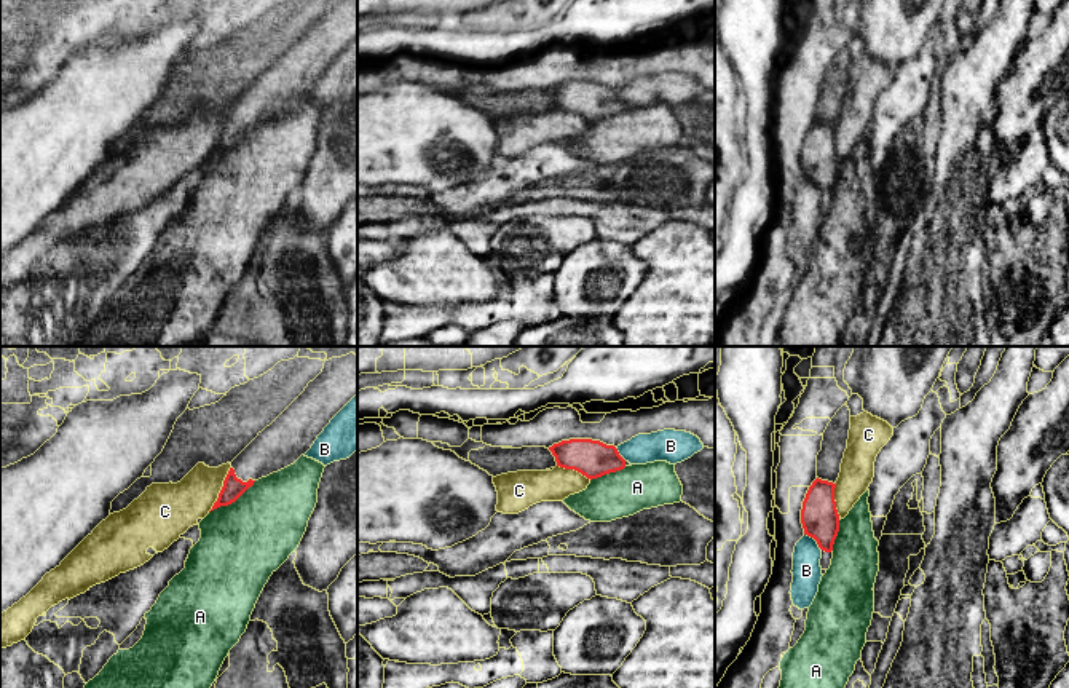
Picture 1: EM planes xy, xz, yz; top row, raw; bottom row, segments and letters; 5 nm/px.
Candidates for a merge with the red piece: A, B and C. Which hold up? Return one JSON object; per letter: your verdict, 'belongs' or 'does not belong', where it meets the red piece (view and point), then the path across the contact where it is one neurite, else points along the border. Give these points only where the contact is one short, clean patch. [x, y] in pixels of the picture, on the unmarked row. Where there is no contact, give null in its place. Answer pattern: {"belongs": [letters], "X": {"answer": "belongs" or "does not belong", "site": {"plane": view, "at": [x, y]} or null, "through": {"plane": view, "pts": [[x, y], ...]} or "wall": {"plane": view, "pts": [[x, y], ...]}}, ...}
{"belongs": [], "A": {"answer": "does not belong", "site": {"plane": "xy", "at": [232, 144]}, "wall": {"plane": "xy", "pts": [[256, 123], [233, 144], [220, 147], [209, 155]]}}, "B": {"answer": "does not belong", "site": {"plane": "yz", "at": [814, 181]}}, "C": {"answer": "does not belong", "site": {"plane": "xy", "at": [222, 131]}}}

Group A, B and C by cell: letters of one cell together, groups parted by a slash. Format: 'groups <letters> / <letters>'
groups A / B / C

